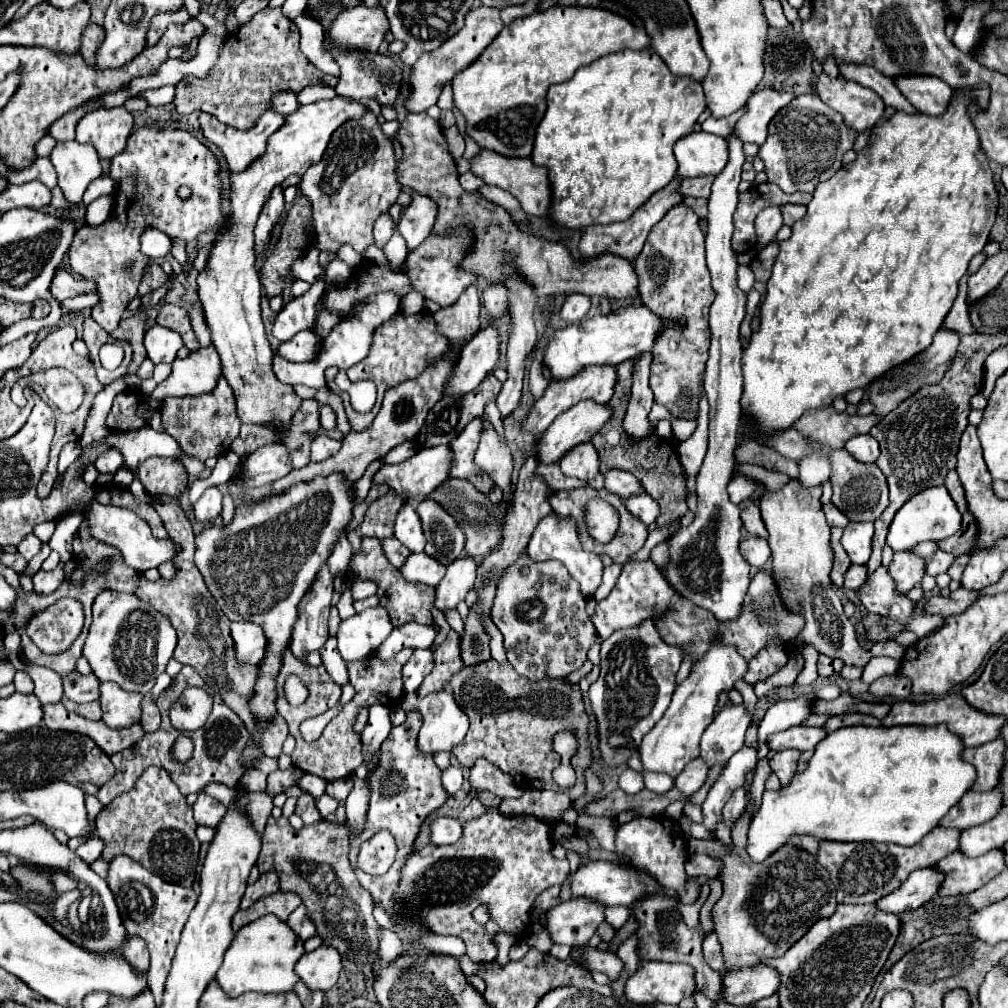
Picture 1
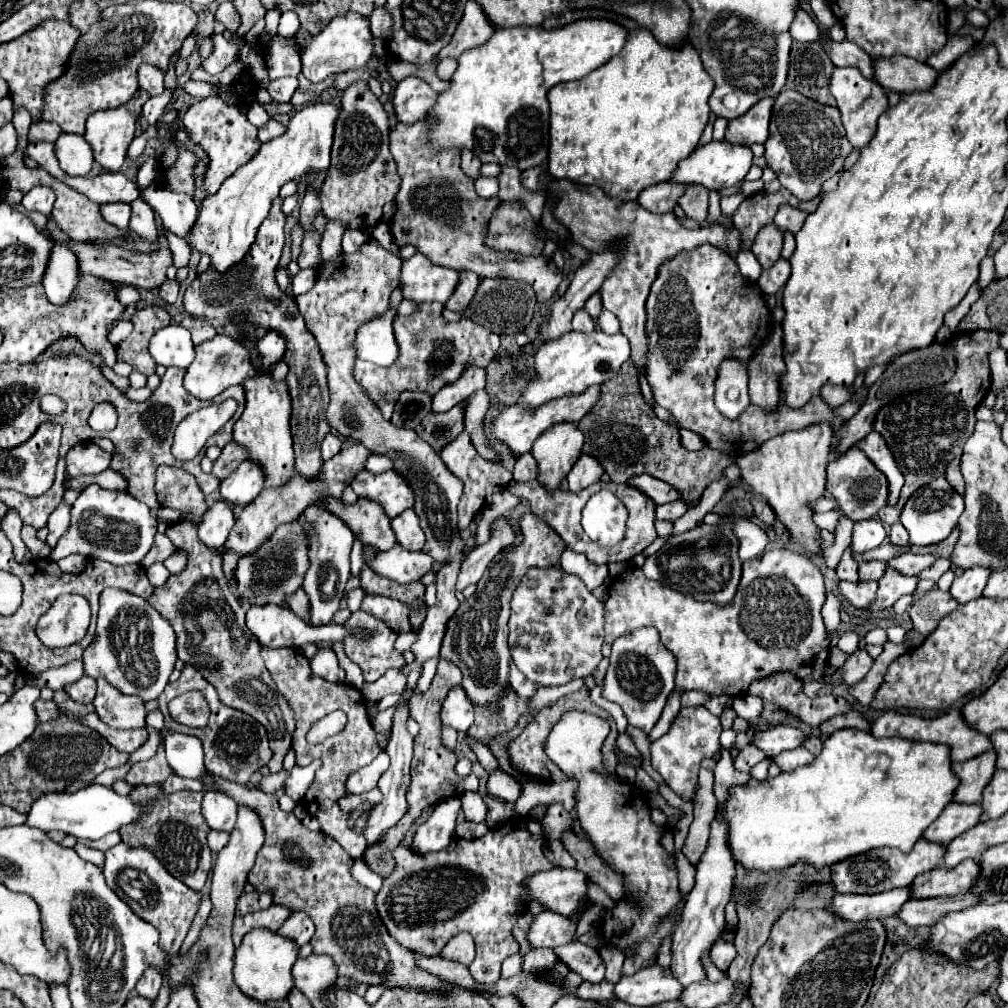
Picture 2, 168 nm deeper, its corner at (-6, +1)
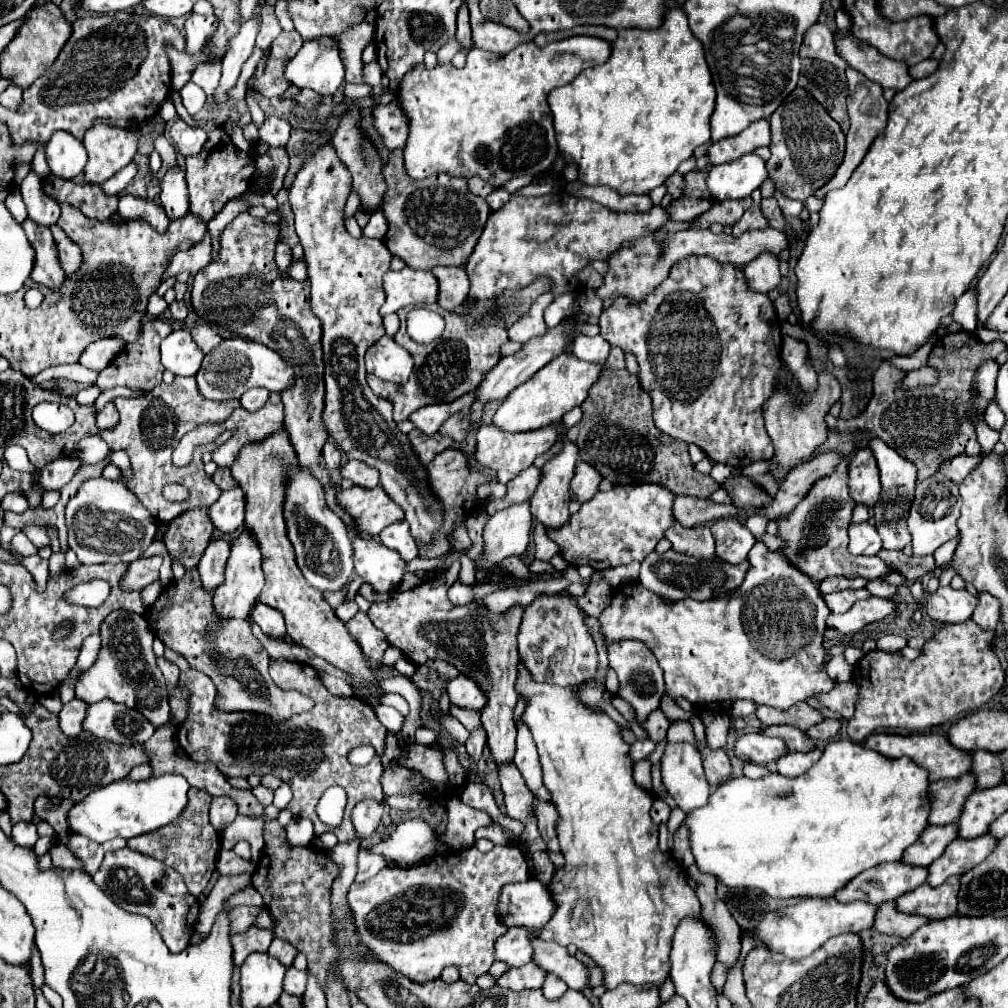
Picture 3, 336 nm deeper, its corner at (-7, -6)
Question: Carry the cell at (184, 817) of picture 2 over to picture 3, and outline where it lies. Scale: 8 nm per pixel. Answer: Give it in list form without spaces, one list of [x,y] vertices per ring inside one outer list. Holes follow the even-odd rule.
[[[191,787],[189,789],[189,807],[185,809],[185,815],[181,815],[181,819],[175,819],[169,827],[161,827],[161,831],[153,831],[149,835],[133,837],[127,841],[127,845],[131,849],[153,855],[155,859],[161,859],[165,865],[179,871],[183,875],[189,891],[195,897],[199,897],[203,893],[203,889],[207,887],[211,873],[215,871],[215,861],[217,861],[217,855],[221,849],[219,833],[209,823],[209,803],[211,803],[211,795],[207,791]]]

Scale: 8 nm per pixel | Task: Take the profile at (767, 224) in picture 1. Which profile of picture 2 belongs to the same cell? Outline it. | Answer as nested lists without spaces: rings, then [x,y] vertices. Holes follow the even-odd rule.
[[[774,222],[762,226],[760,232],[756,234],[756,240],[754,240],[750,250],[754,252],[754,256],[758,258],[762,268],[770,268],[780,258],[782,230]]]

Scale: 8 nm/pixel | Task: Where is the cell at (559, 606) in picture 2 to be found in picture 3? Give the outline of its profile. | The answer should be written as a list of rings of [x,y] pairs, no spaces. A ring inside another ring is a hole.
[[[541,595],[525,607],[519,627],[519,655],[535,681],[567,687],[579,685],[595,675],[597,649],[583,617],[585,613],[575,605],[575,601],[559,595]]]

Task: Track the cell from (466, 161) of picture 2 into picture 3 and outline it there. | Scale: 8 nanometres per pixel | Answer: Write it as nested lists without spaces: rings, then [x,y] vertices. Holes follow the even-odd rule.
[[[477,177],[469,179],[467,183],[469,183],[469,191],[473,195],[479,195],[479,197],[487,197],[493,191],[493,187],[489,187],[489,183],[485,183],[483,179],[477,179]]]

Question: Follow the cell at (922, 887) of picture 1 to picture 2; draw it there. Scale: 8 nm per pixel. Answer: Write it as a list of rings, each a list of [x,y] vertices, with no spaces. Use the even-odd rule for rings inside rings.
[[[896,888],[892,892],[880,892],[880,896],[844,896],[836,894],[830,912],[844,916],[846,920],[868,920],[896,916],[900,908],[912,898],[912,888]]]

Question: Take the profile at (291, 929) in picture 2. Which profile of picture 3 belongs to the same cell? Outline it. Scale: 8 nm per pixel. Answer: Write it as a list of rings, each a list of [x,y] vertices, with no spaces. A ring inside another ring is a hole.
[[[275,937],[275,939],[271,941],[271,947],[269,947],[269,951],[267,951],[267,953],[269,953],[271,957],[279,959],[279,963],[281,963],[281,965],[289,967],[289,965],[293,963],[293,957],[297,955],[297,949],[295,949],[291,943],[285,943],[285,939]]]

